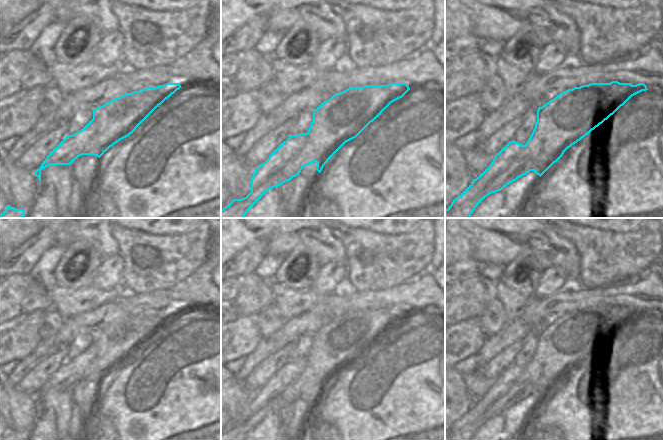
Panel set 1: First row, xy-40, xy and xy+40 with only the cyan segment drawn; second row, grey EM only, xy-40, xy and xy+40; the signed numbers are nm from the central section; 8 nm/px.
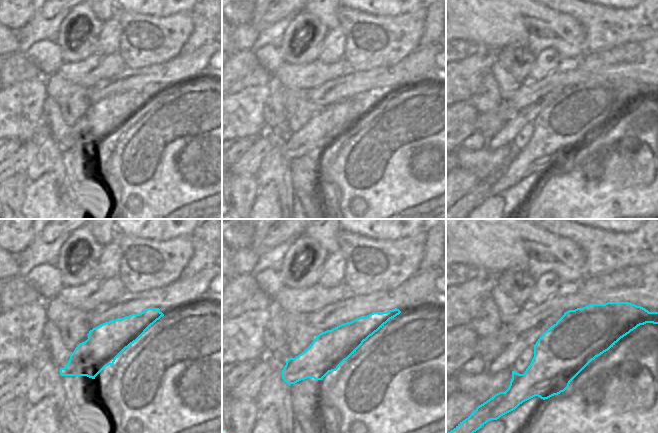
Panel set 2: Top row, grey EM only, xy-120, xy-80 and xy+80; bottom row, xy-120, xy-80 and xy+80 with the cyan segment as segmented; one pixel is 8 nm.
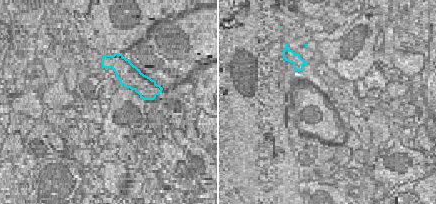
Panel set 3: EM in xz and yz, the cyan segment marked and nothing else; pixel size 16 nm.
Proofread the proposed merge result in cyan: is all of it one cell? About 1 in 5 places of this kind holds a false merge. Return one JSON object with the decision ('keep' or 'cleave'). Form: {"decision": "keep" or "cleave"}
{"decision": "cleave"}

